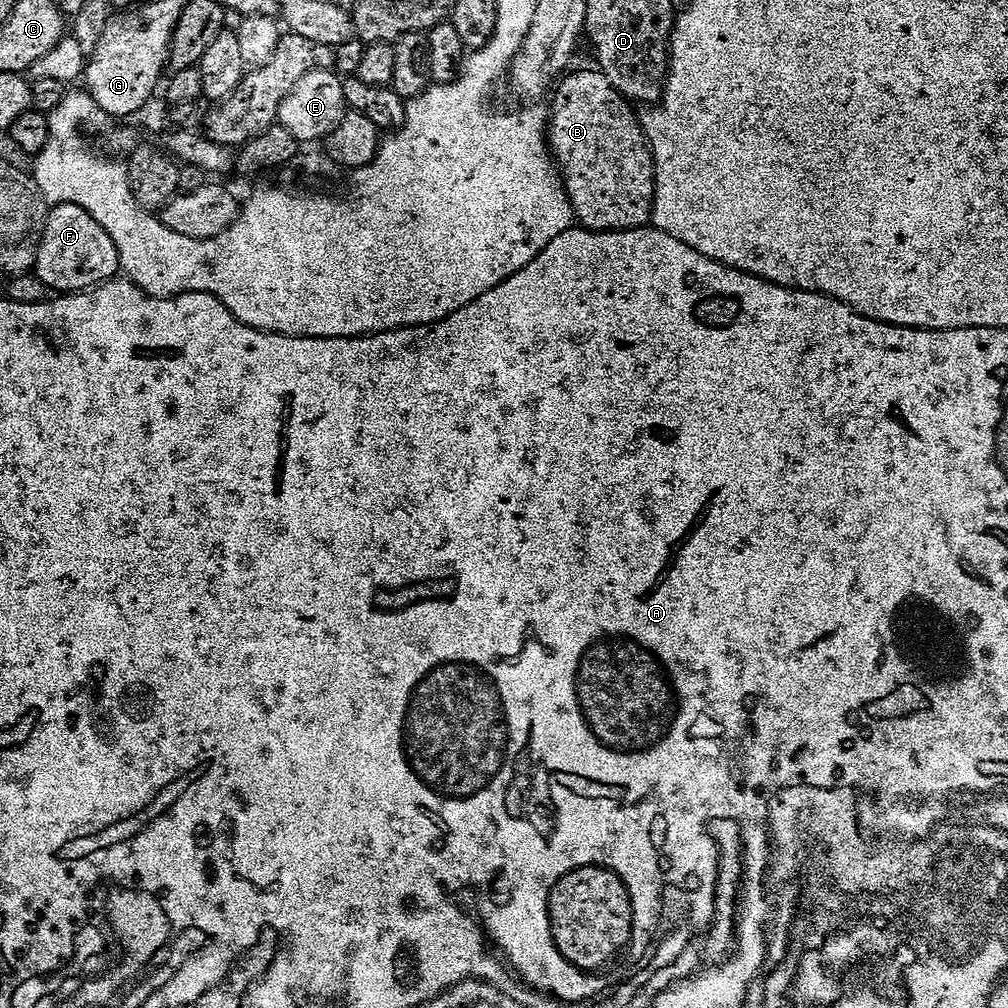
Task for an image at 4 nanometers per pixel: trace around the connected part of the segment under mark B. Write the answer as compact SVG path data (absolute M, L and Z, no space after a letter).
M599 70L569 71L555 85L555 92L552 112L550 108L546 120L546 139L562 173L562 183L568 191L575 219L589 232L625 232L631 228L645 227L654 216L656 163L637 109L625 105L623 94Z

